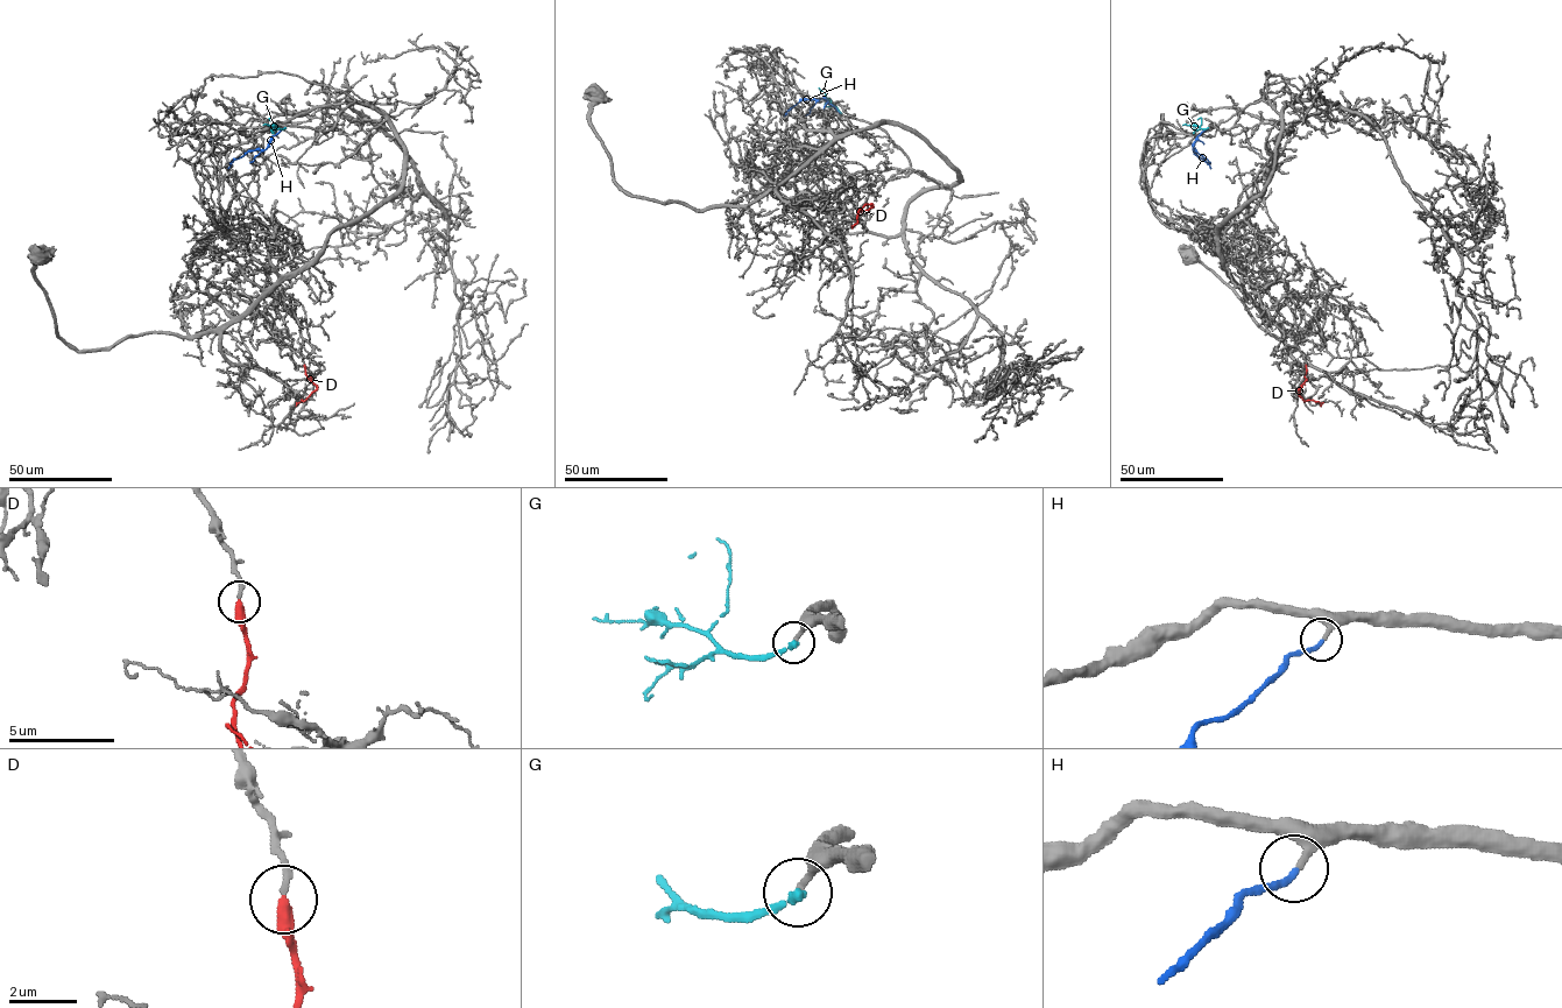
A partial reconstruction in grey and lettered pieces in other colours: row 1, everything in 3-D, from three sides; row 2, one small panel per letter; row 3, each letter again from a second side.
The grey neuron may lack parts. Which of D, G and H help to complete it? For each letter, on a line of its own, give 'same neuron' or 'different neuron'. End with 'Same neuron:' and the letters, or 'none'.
D: same neuron
G: different neuron
H: same neuron
Same neuron: D, H

